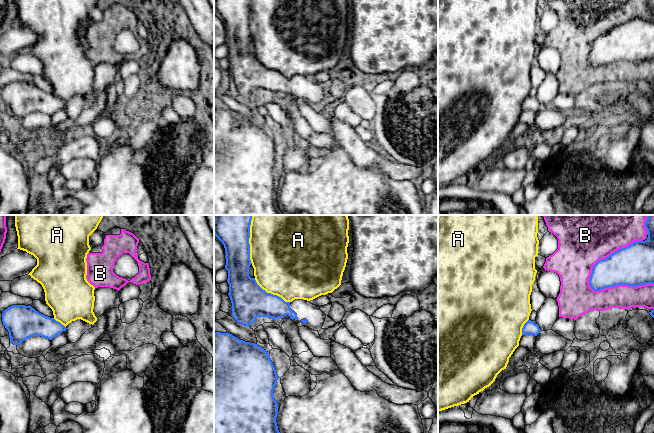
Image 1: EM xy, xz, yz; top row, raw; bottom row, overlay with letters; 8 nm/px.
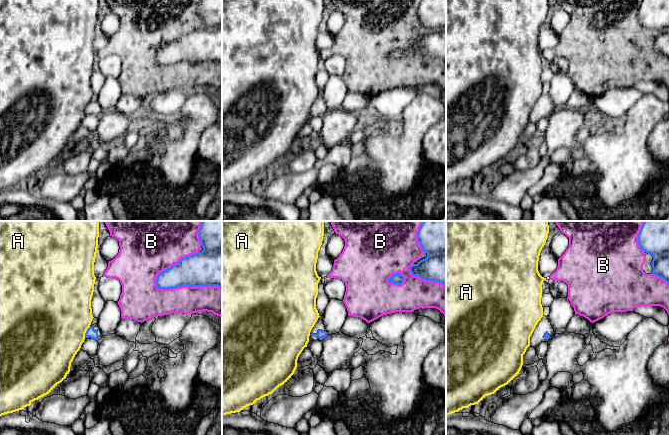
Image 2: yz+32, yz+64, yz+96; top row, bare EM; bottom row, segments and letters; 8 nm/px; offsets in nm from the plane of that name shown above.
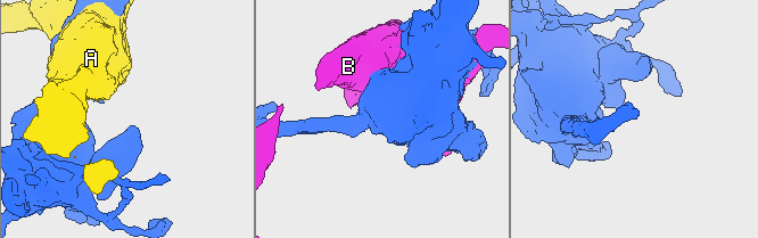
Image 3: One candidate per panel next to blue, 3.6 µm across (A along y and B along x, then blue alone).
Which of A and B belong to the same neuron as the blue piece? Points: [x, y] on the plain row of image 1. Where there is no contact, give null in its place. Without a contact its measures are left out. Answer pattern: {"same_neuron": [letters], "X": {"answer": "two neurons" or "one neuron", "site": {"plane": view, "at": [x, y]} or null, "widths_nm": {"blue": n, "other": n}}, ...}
{"same_neuron": [], "A": {"answer": "two neurons", "site": {"plane": "xz", "at": [249, 20]}, "widths_nm": {"blue": 220, "other": 460}}, "B": {"answer": "two neurons", "site": {"plane": "yz", "at": [608, 32]}, "widths_nm": {"blue": 320, "other": 360}}}

